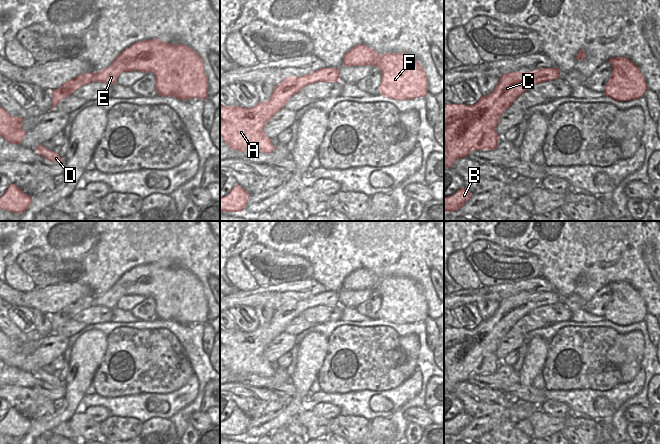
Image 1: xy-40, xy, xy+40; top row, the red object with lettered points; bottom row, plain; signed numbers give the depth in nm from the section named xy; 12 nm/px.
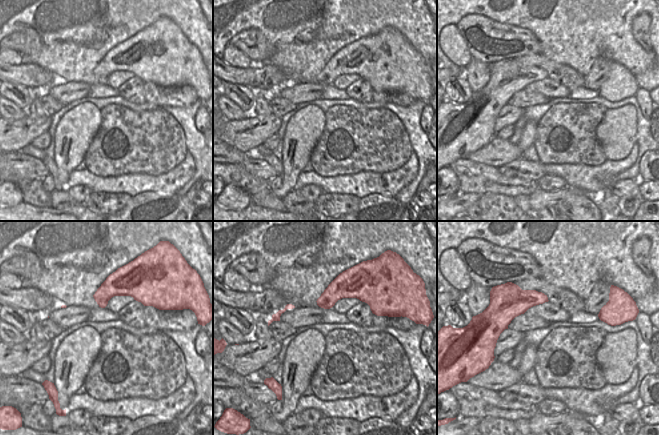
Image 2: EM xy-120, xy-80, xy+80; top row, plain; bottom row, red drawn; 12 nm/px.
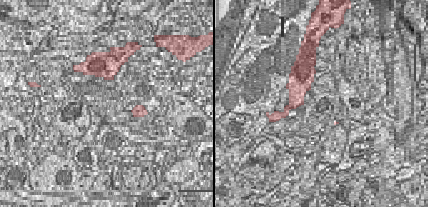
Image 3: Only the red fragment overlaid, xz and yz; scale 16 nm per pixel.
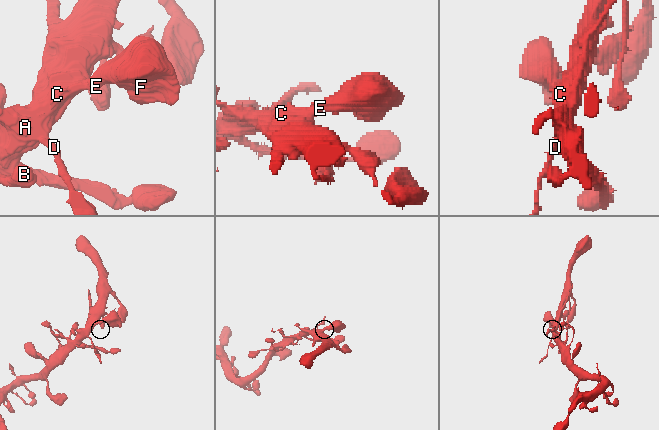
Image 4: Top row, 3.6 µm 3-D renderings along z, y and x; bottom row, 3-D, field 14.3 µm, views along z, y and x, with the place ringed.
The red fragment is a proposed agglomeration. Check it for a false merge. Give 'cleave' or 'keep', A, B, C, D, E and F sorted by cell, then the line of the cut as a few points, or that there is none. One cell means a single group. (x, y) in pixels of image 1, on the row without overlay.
keep; A B C D E F; no cut

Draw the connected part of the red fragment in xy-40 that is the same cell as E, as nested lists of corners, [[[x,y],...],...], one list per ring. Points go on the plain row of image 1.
[[[155,262],[151,264],[139,265],[125,272],[104,294],[94,297],[84,297],[69,304],[59,312],[51,315],[52,333],[64,322],[72,319],[74,315],[92,306],[104,306],[115,308],[118,301],[123,296],[138,294],[140,296],[151,296],[156,301],[157,318],[164,321],[176,321],[180,324],[190,324],[208,322],[208,303],[204,294],[201,281],[190,271],[183,268],[169,268]]]

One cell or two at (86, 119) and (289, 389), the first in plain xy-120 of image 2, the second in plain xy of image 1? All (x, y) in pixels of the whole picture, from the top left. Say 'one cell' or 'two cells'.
two cells

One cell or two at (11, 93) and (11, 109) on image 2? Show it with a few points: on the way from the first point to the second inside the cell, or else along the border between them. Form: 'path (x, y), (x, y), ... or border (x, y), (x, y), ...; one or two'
border (10, 100), (22, 110); two

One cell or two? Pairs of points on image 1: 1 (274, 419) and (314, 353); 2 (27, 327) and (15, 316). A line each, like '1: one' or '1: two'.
1: one
2: one

